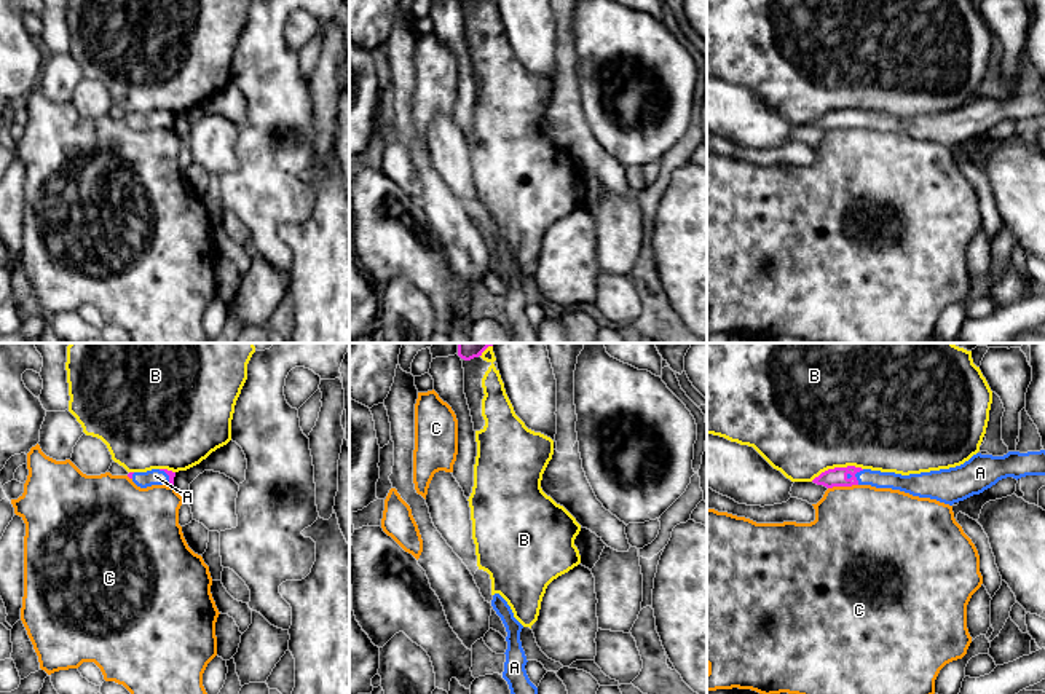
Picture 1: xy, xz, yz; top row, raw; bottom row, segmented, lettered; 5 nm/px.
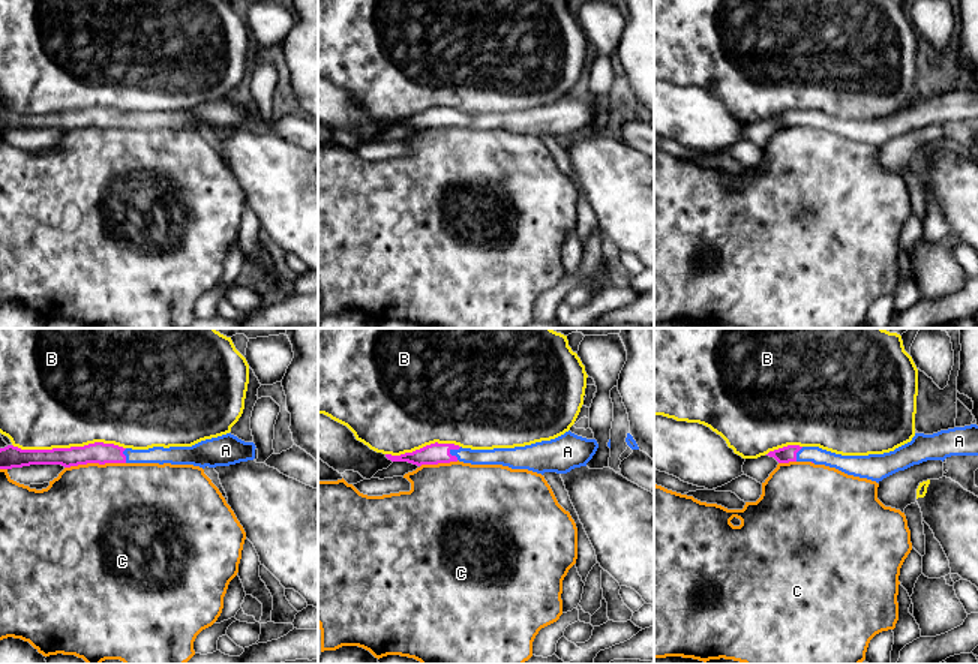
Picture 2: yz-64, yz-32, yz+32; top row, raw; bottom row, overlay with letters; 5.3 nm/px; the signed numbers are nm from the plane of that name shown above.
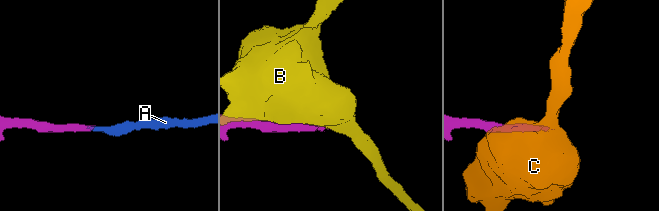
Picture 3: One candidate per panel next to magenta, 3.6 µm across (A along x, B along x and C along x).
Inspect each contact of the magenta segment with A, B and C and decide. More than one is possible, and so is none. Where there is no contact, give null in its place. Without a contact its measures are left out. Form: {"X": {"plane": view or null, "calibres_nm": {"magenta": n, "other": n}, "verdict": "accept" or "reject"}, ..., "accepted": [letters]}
{"A": {"plane": "yz", "calibres_nm": {"magenta": 100, "other": 90}, "verdict": "accept"}, "B": {"plane": "yz", "calibres_nm": {"magenta": 100, "other": 500}, "verdict": "reject"}, "C": {"plane": "yz", "calibres_nm": {"magenta": 100, "other": 480}, "verdict": "reject"}, "accepted": ["A"]}

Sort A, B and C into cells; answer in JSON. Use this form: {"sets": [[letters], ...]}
{"sets": [["A"], ["B"], ["C"]]}

